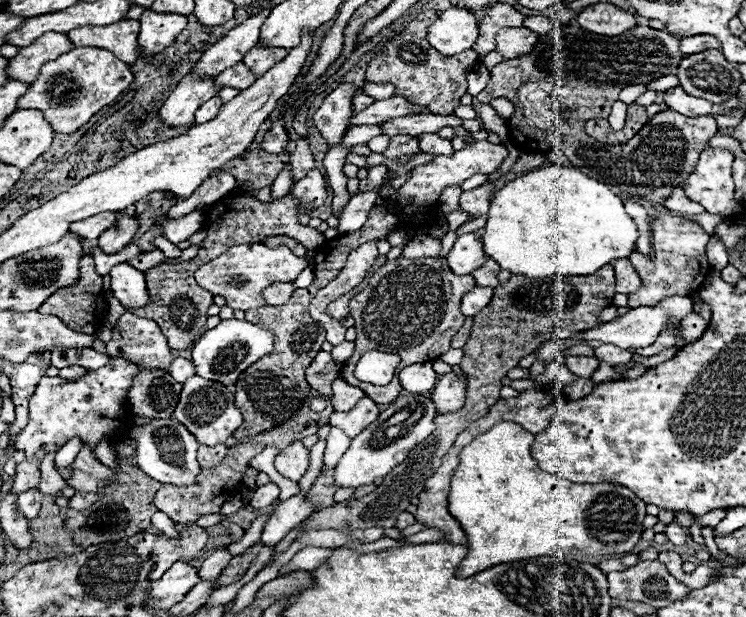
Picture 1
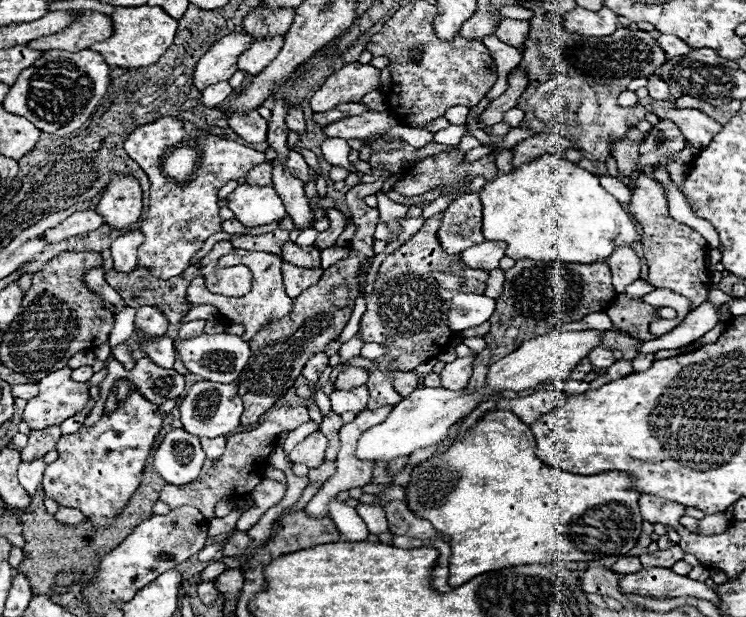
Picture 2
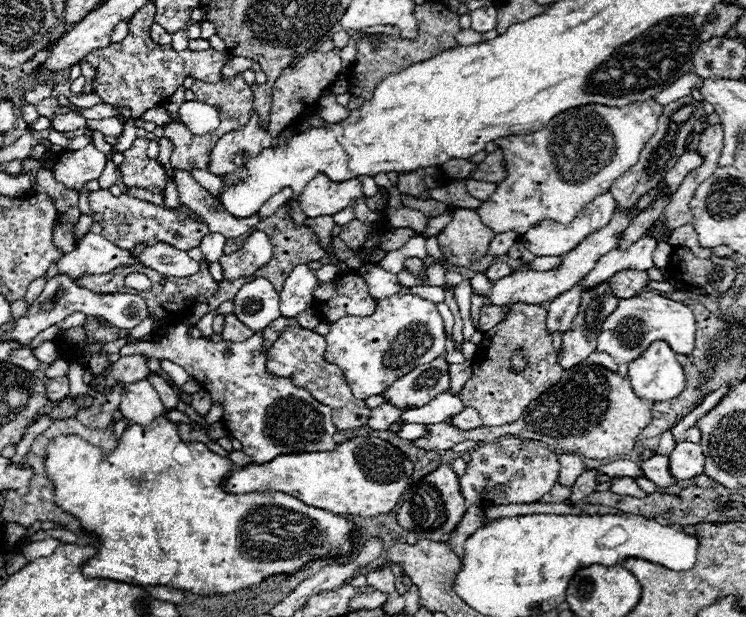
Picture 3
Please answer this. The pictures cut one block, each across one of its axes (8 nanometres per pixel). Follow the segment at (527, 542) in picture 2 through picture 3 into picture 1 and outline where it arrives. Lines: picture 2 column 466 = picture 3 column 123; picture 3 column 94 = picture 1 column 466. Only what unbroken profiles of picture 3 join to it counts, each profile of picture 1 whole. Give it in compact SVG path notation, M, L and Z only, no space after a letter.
M500 422L488 432L480 434L460 452L460 466L450 480L448 512L462 524L468 536L468 556L456 570L458 578L474 576L490 566L504 562L548 556L548 554L570 554L580 550L590 556L604 554L626 554L642 536L642 520L646 516L646 504L620 484L574 484L562 476L548 474L538 468L538 462L530 454L534 434L526 432L516 422Z

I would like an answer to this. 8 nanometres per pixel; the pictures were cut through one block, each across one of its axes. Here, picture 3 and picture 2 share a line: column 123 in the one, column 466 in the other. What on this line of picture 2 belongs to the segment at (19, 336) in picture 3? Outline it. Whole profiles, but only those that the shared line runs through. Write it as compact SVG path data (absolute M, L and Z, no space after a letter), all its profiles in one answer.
M456 294L452 298L448 326L454 332L462 332L466 328L480 326L488 322L494 312L494 300L486 298L484 294Z

